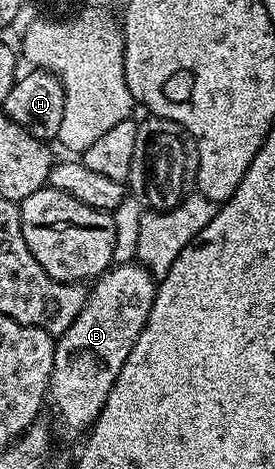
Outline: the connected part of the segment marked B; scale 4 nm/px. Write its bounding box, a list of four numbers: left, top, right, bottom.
[48,262,156,433]

